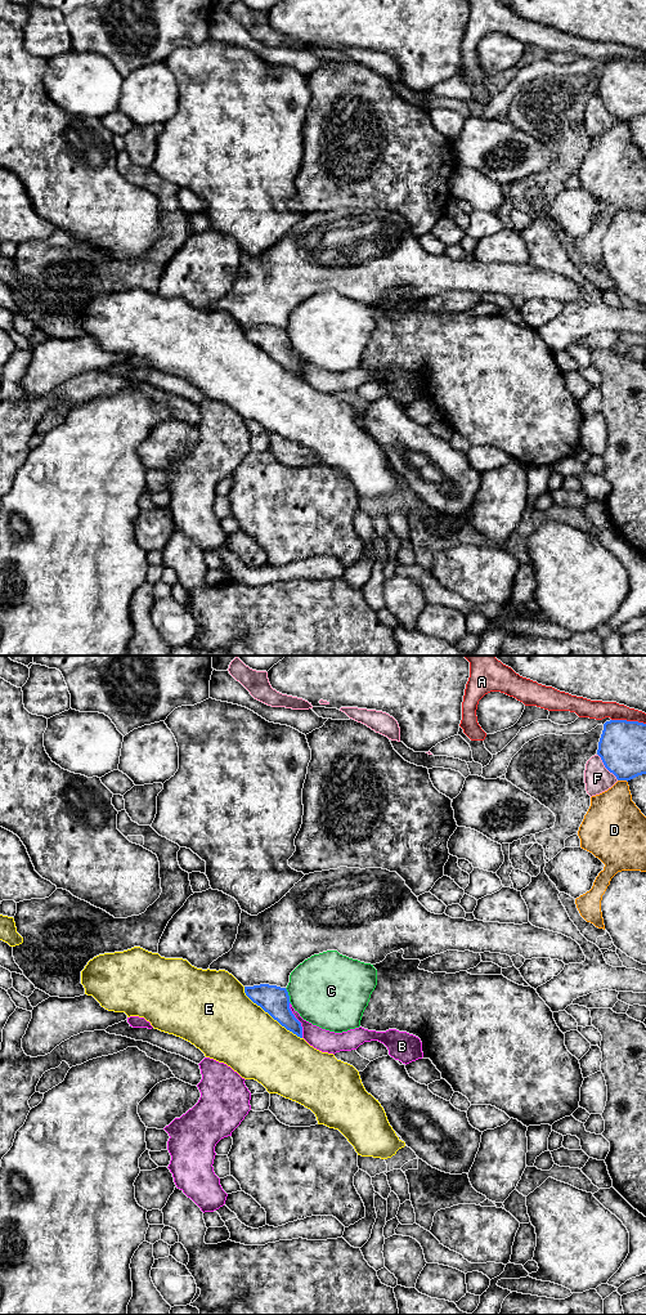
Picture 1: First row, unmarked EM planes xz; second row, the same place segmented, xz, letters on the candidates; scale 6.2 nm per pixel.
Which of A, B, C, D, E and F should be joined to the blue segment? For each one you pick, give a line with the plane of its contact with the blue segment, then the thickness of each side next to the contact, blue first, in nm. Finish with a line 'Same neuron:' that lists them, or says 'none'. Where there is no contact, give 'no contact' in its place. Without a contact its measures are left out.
B: xz | 180/140 nm
Same neuron: B

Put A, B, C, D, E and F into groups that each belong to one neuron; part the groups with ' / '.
A / B / C / D / E / F

